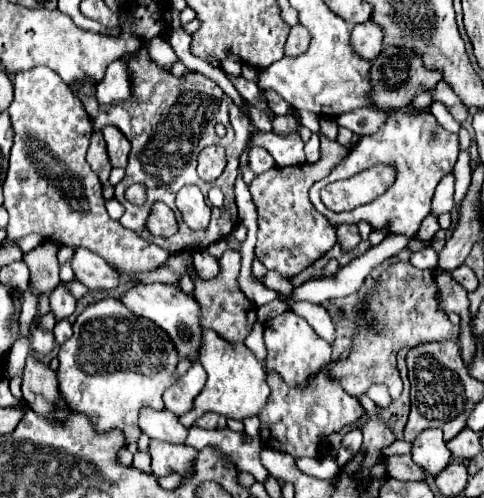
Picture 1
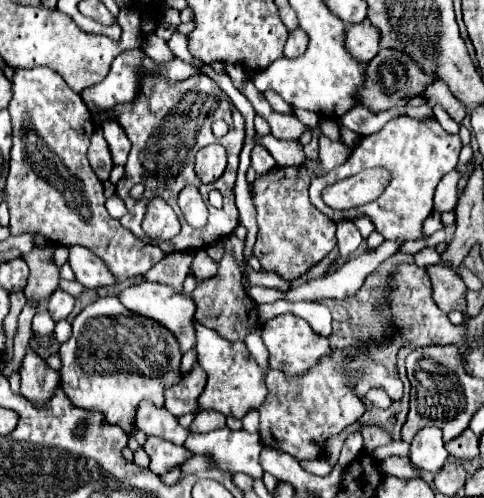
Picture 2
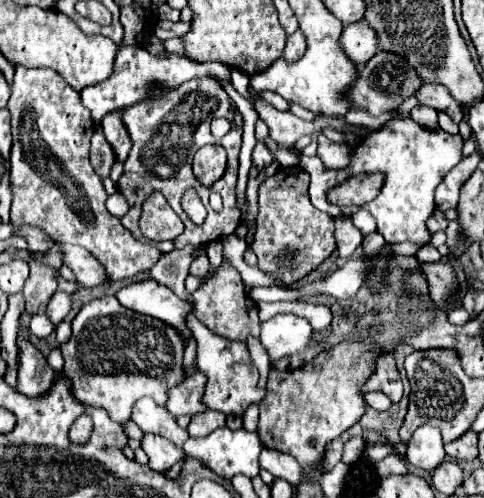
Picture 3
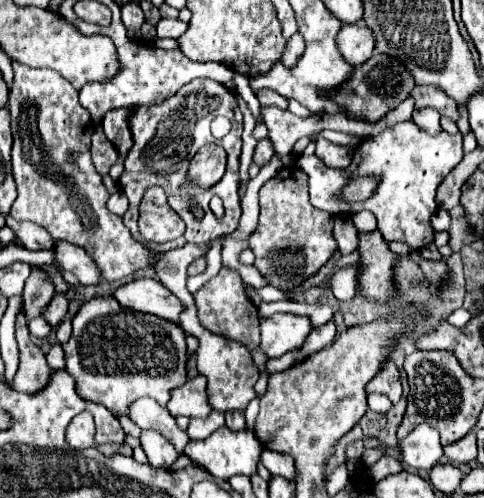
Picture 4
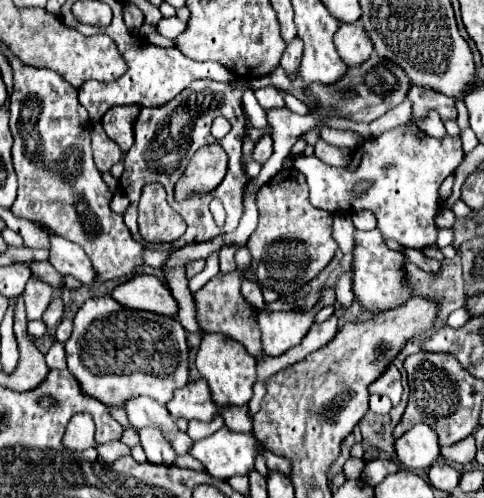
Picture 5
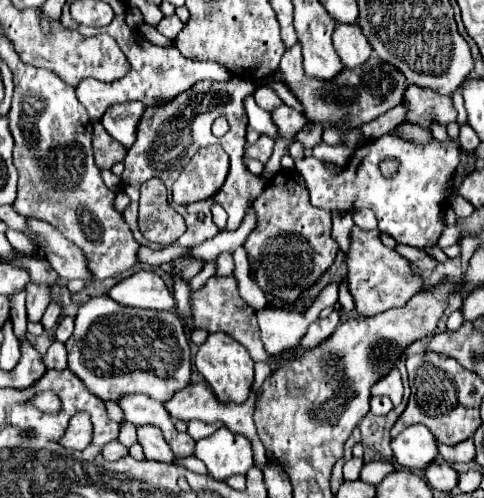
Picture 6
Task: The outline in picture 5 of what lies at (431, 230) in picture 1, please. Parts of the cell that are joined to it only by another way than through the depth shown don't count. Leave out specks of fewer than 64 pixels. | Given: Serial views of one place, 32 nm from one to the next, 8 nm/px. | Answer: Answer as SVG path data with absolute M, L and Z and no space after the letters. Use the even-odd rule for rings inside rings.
M442 208L436 216L436 225L440 228L452 227L455 223L456 217L451 209Z

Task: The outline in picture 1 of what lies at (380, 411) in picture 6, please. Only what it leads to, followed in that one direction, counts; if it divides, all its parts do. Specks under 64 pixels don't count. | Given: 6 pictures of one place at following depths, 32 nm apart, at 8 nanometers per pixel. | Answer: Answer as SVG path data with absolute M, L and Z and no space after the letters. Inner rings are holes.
M372 386L372 388L366 392L366 396L368 396L378 408L386 408L386 406L392 402L386 386Z

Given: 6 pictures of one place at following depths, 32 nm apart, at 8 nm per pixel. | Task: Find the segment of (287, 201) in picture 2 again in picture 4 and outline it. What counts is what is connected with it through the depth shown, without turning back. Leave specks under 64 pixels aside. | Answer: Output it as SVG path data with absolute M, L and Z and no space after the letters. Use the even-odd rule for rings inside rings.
M284 166L260 188L260 220L256 232L248 238L248 246L256 256L254 266L270 286L292 292L314 276L336 252L332 226L334 222L328 212L312 208L306 174L296 166Z

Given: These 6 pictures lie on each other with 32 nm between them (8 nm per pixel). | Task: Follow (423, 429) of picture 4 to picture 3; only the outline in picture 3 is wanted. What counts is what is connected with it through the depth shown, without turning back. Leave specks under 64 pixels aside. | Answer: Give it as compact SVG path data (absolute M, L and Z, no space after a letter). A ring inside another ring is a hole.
M424 424L424 426L416 428L416 432L410 436L410 440L406 444L404 460L410 466L432 472L444 460L444 456L446 456L446 452L444 452L444 444L440 438L440 430L432 428L430 424Z

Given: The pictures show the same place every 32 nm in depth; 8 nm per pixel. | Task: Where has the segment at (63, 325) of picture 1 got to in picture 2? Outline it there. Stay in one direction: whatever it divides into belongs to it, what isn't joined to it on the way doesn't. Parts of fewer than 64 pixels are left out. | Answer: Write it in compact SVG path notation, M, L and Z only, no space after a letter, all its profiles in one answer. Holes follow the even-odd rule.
M60 320L60 322L56 324L56 328L54 328L54 336L56 336L56 340L58 340L60 344L64 344L64 340L68 340L70 334L72 334L72 326L70 326L70 322L68 322L68 320Z

